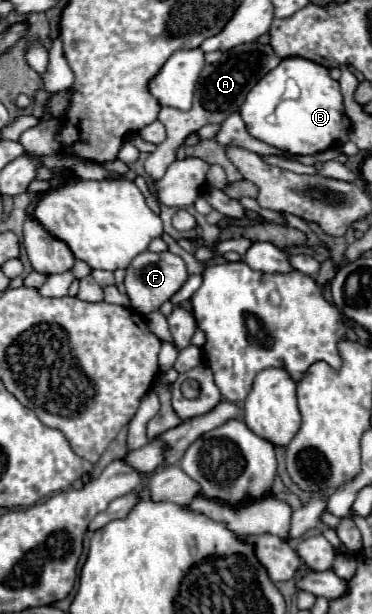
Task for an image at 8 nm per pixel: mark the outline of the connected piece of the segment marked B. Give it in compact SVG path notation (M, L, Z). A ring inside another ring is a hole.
M284 58L270 70L250 94L246 94L246 102L240 106L240 116L254 138L298 156L314 156L336 144L346 144L354 134L354 124L344 112L338 82L330 78L328 68L306 58ZM288 80L294 80L298 86L298 96L294 98L288 96Z

